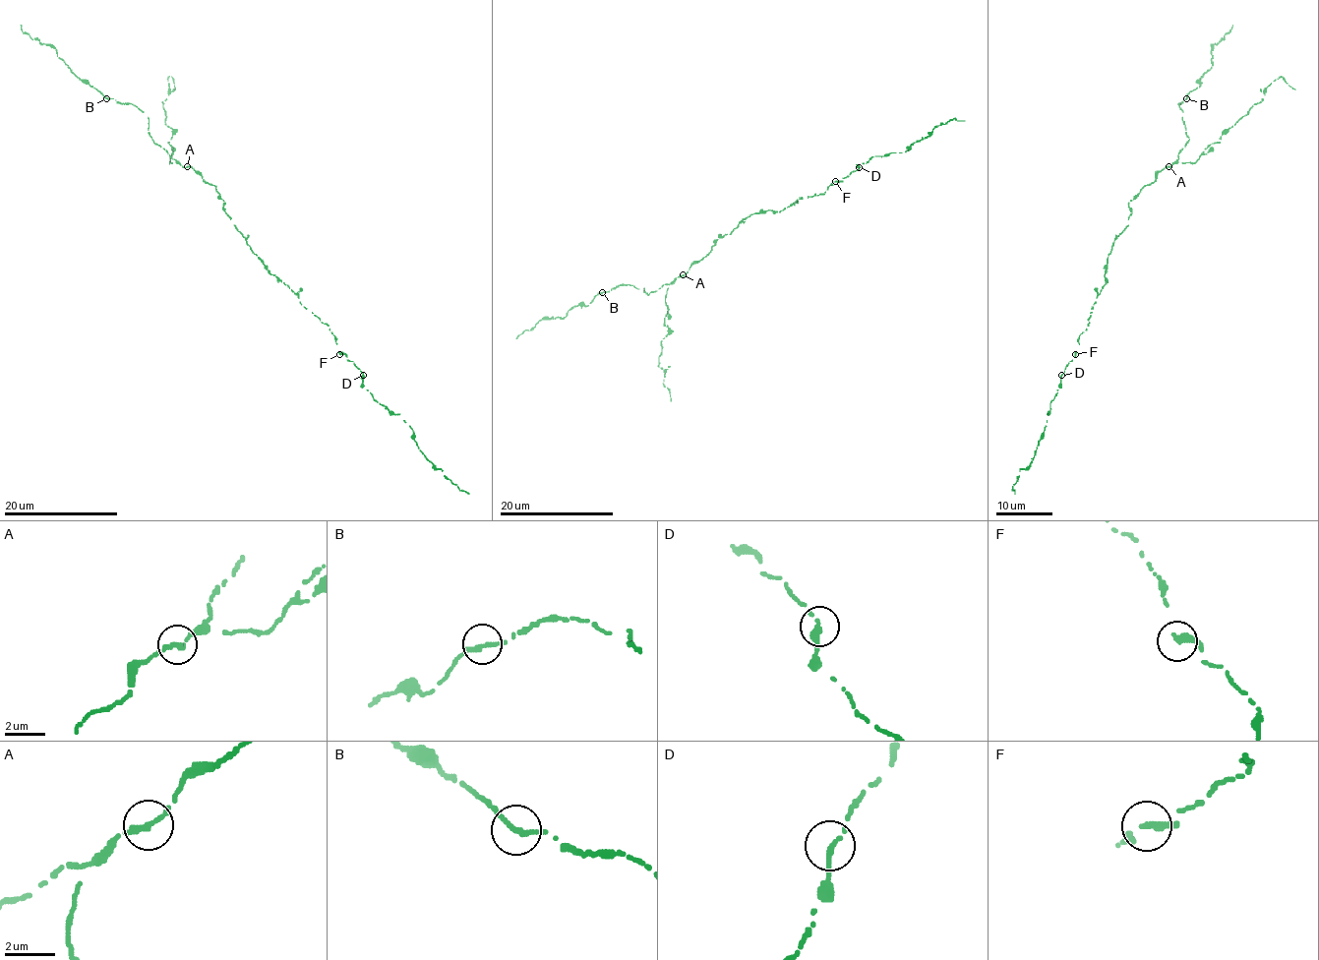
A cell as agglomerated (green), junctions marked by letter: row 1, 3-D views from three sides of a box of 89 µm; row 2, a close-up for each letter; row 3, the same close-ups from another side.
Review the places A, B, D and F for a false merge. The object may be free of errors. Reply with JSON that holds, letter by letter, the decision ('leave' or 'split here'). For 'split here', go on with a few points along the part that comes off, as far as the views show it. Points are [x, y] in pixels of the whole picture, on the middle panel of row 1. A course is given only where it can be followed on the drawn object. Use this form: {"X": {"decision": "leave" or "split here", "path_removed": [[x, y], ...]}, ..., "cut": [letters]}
{"A": {"decision": "leave"}, "B": {"decision": "leave"}, "D": {"decision": "leave"}, "F": {"decision": "leave"}, "cut": []}

